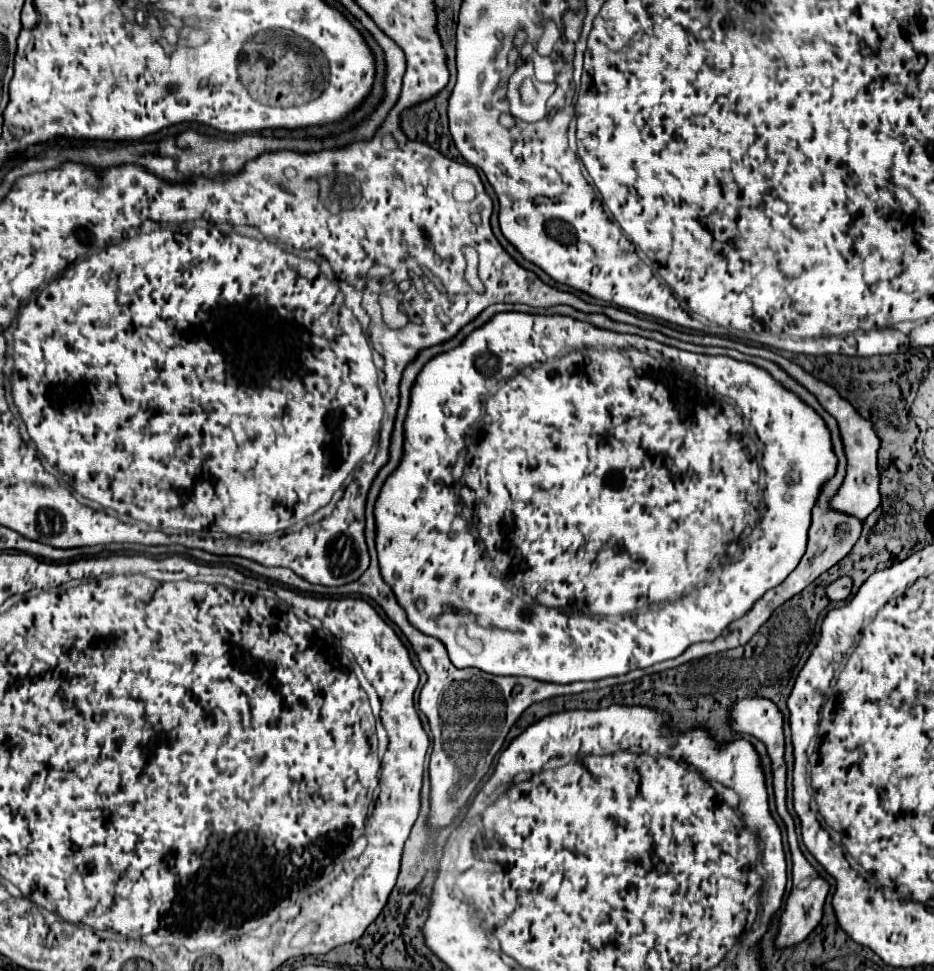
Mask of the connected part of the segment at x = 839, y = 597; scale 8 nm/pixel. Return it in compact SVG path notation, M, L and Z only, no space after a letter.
M844 576L844 578L834 580L834 582L828 586L826 594L828 594L828 598L830 598L832 602L842 602L842 600L846 600L846 598L852 594L852 578Z

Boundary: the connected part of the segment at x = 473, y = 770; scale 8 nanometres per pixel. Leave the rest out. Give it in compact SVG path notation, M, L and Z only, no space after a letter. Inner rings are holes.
M372 550L370 568L356 582L350 582L348 586L334 586L334 588L312 586L312 584L304 582L304 578L296 578L296 574L292 574L292 570L288 570L288 568L266 568L266 566L260 566L258 562L252 562L248 558L238 558L238 556L232 556L230 562L238 564L242 568L248 568L260 576L278 580L278 582L282 582L290 588L302 590L302 592L314 592L314 594L326 594L326 596L346 596L346 594L354 594L354 592L364 594L364 596L376 600L382 606L382 610L386 612L386 616L404 632L404 636L412 644L414 652L418 654L422 668L428 674L428 682L424 684L424 688L420 692L420 710L428 718L430 732L434 736L432 738L432 756L430 756L430 766L428 766L430 784L432 784L432 792L430 792L432 812L430 812L428 824L432 830L440 830L442 826L448 826L456 818L458 808L468 802L468 798L474 794L476 786L486 776L494 756L502 748L502 742L504 742L506 734L510 732L510 728L514 726L514 722L518 720L518 716L530 704L546 700L548 696L556 696L554 688L560 688L558 694L564 692L562 686L548 684L548 682L536 682L534 678L492 676L492 674L484 674L482 670L476 670L476 668L458 670L450 662L446 648L442 646L440 640L424 636L418 630L412 630L412 626L408 626L406 614L398 606L392 588L380 576L380 568L378 568L374 550Z

